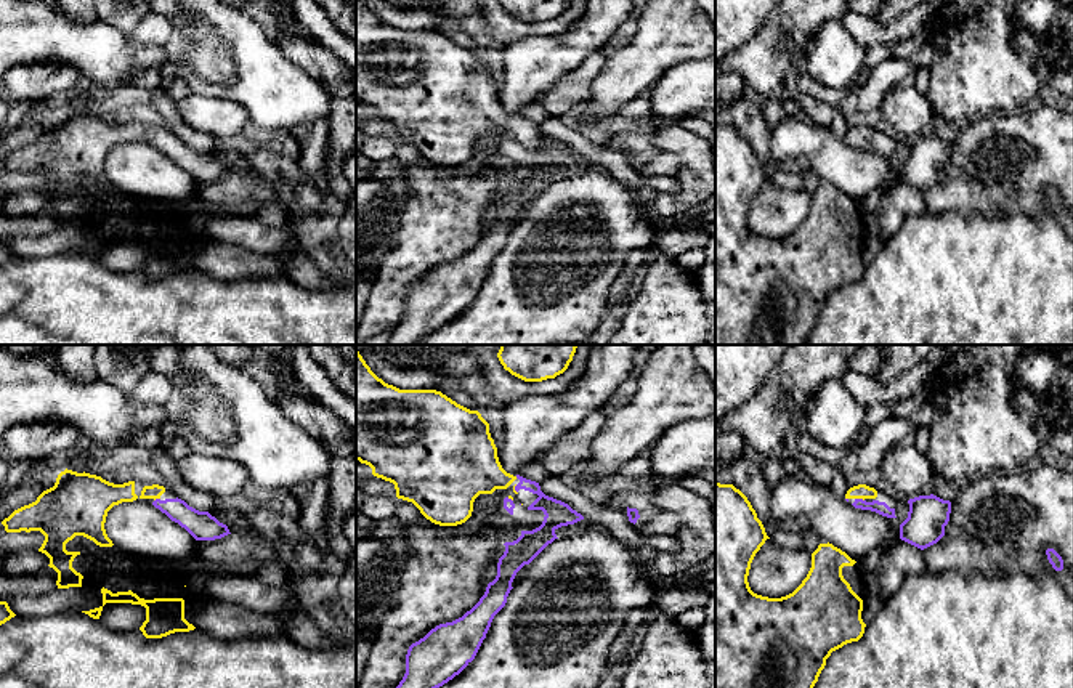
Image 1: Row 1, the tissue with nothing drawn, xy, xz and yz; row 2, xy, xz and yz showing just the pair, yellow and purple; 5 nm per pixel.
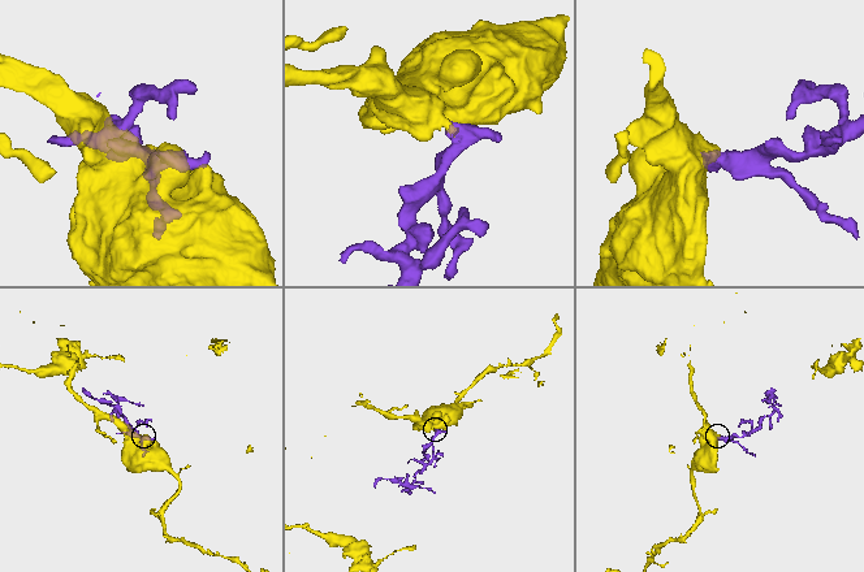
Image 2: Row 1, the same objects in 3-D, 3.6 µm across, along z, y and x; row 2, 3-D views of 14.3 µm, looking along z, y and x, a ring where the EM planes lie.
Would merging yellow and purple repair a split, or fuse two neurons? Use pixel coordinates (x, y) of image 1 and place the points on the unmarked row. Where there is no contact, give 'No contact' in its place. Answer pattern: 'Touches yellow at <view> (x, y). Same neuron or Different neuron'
Touches yellow at yz (860, 138). Same neuron

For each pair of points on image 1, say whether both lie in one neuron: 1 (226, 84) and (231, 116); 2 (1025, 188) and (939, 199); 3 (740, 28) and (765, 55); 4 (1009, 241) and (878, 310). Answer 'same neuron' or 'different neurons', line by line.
1: different neurons
2: same neuron
3: different neurons
4: same neuron

